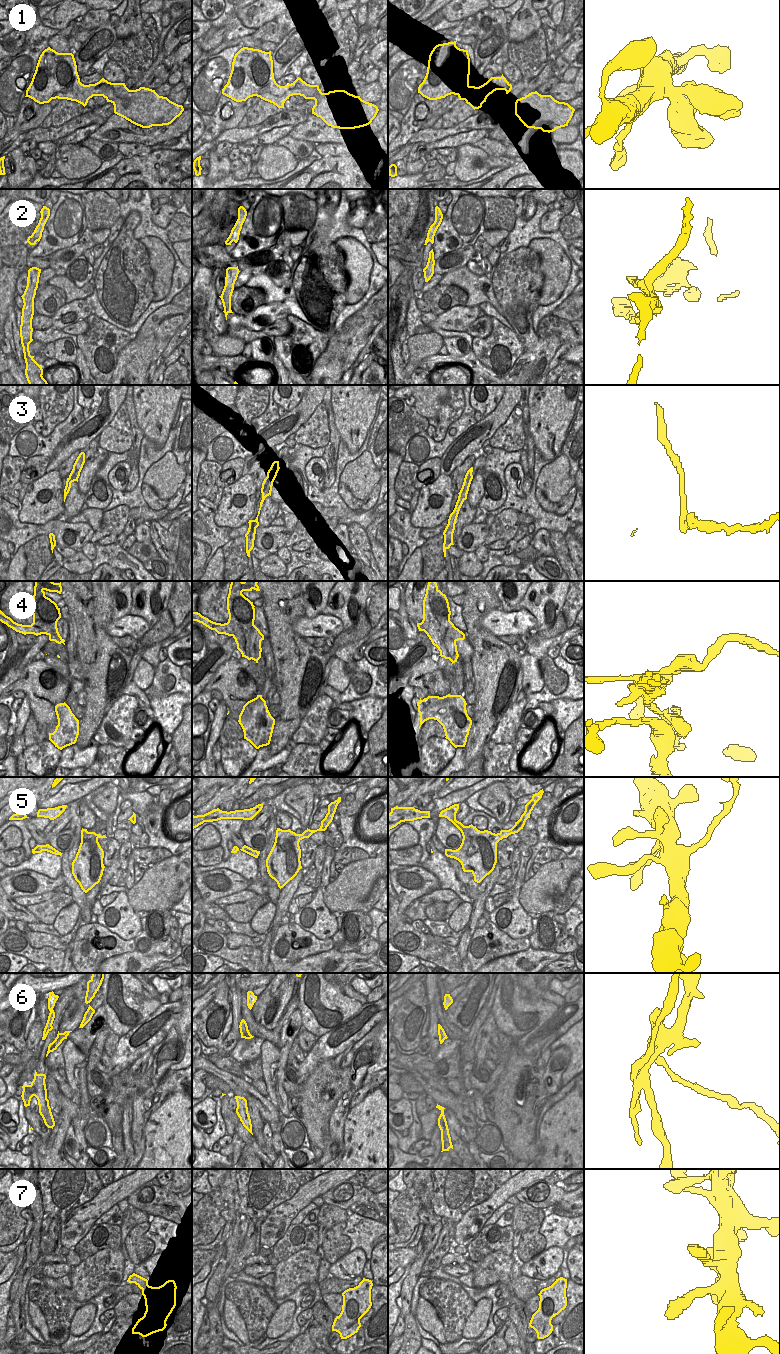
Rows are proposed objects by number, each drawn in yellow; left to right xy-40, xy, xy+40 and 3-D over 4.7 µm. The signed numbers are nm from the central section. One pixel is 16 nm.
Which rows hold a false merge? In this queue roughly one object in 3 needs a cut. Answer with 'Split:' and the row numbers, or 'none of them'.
Split: 2, 3, 4, 6

